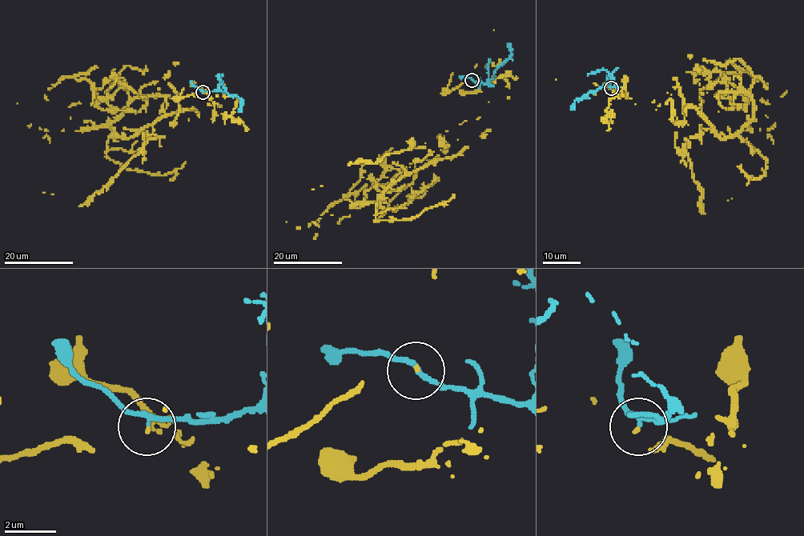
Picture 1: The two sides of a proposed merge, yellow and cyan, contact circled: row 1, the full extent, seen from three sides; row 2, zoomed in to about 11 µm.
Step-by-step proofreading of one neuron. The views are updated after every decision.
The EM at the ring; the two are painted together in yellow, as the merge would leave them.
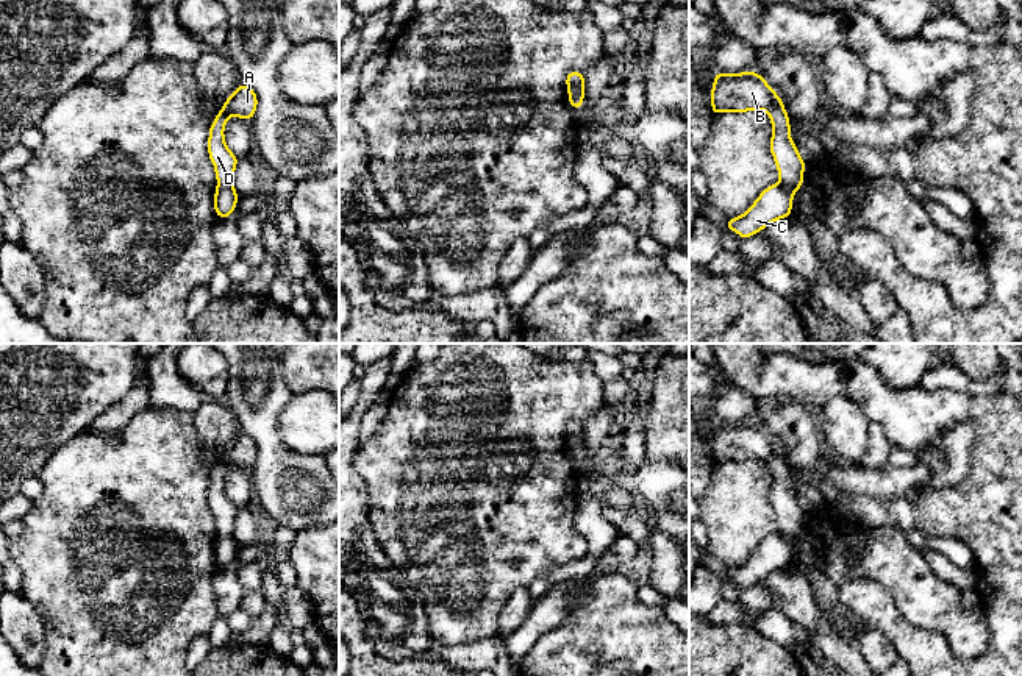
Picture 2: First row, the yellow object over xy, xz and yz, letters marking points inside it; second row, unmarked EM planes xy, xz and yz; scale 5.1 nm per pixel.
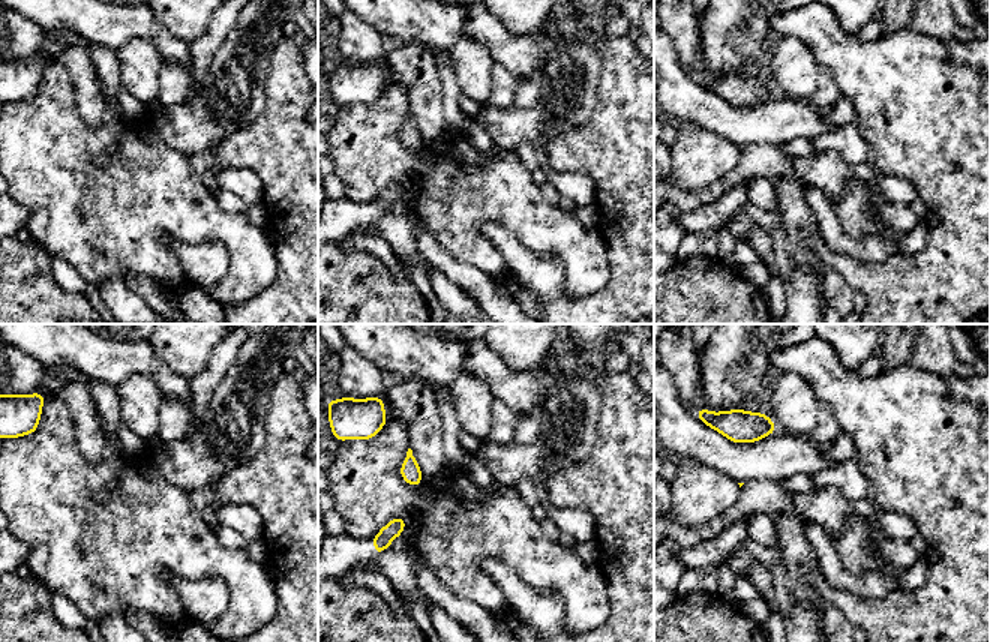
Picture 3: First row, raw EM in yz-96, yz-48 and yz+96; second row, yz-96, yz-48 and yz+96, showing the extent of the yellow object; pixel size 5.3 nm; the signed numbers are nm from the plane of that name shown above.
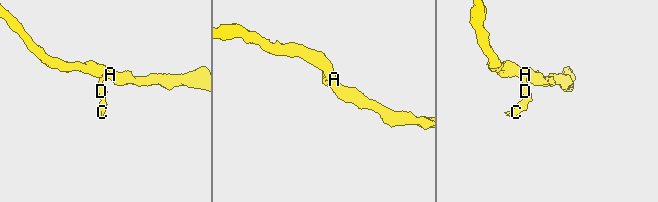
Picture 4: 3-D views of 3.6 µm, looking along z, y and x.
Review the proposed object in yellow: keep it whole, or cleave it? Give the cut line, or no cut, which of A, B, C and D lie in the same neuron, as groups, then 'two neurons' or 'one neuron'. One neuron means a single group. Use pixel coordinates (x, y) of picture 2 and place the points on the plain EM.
cut xy (232, 534), (217, 537); groups A B D / C; two neurons

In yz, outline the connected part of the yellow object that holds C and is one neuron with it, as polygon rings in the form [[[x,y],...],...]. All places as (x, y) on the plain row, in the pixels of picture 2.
[[[772,534],[759,543],[745,564],[728,568],[724,576],[741,589],[752,587],[769,573],[789,567],[792,562],[792,548],[792,539]]]

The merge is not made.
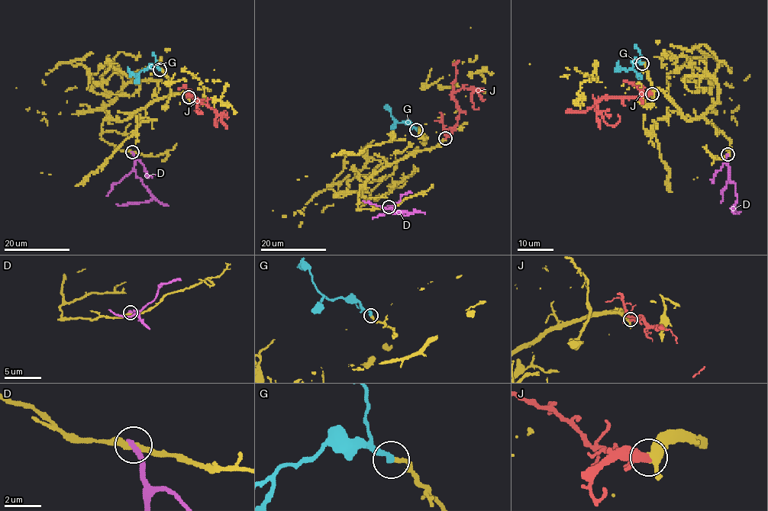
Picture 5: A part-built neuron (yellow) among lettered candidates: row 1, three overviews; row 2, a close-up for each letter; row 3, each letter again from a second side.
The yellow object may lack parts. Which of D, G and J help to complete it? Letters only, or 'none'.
G, J

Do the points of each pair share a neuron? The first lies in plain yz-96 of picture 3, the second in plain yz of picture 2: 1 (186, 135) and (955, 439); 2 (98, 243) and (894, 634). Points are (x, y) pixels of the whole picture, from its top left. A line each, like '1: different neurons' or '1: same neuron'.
1: same neuron
2: different neurons

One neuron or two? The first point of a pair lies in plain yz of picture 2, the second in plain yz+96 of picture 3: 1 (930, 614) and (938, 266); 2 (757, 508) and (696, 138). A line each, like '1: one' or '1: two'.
1: two
2: one

